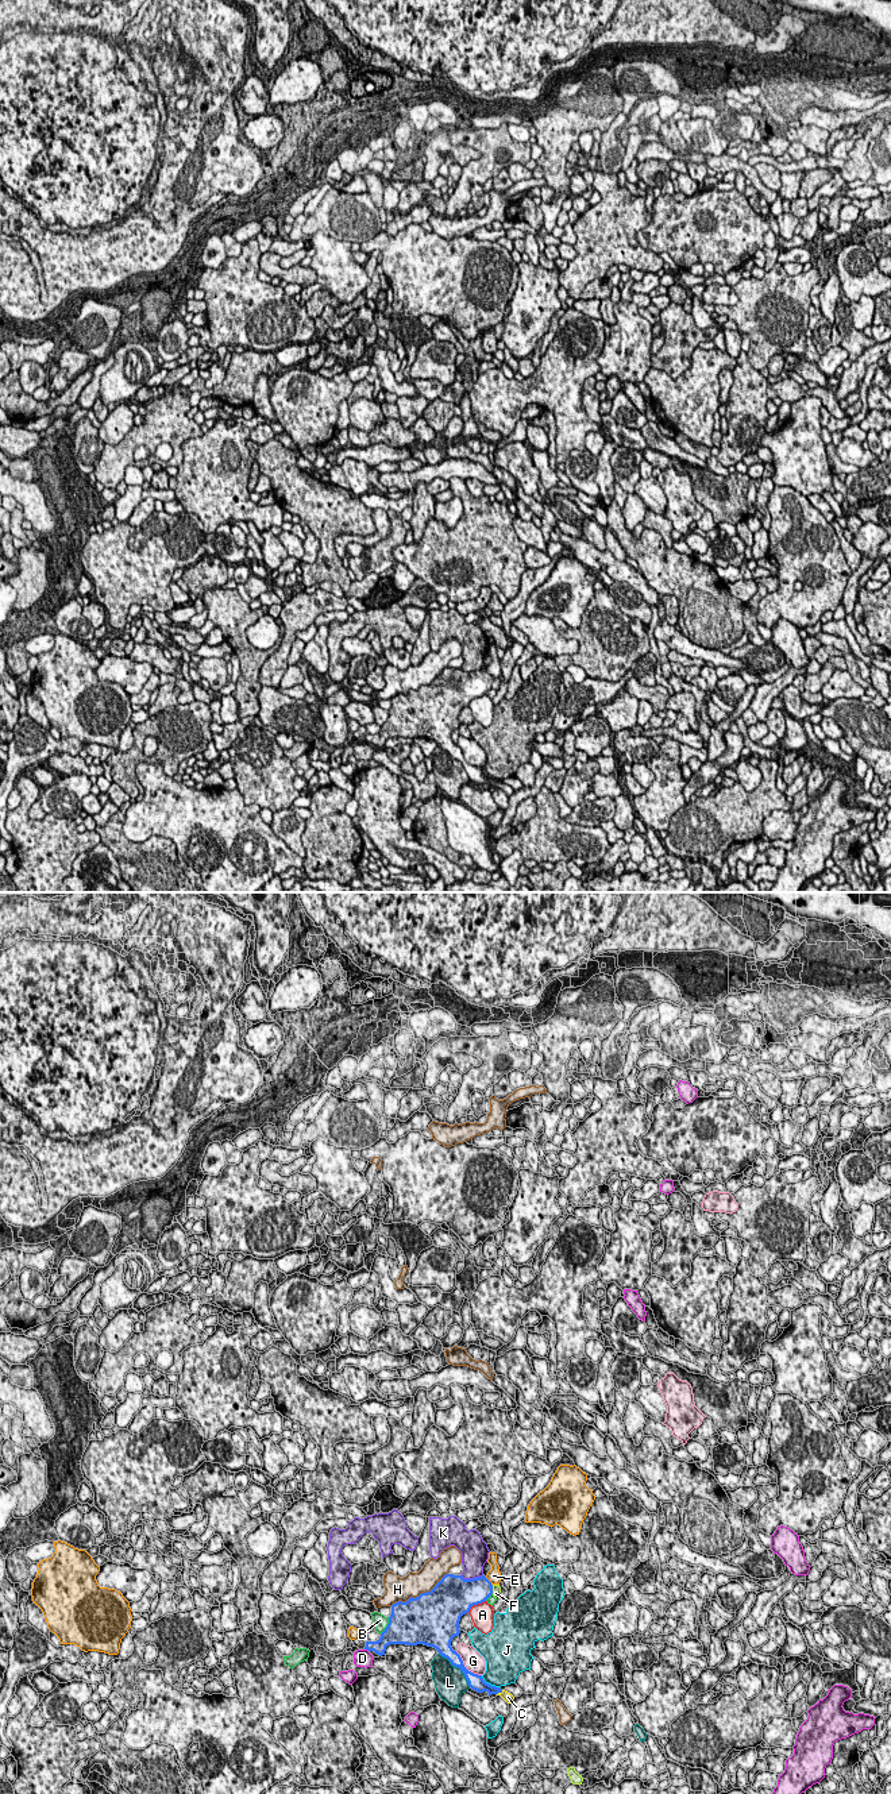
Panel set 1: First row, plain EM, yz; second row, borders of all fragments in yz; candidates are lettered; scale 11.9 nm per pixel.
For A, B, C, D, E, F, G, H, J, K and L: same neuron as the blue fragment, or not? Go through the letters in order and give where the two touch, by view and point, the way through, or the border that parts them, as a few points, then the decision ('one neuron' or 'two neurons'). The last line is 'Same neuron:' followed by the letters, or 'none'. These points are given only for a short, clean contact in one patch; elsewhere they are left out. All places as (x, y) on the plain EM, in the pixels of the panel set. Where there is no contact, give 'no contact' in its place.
A: contact yz (475, 697); two neurons
B: contact yz (388, 718); two neurons
C: contact yz (500, 784); way yz (479, 779), (500, 784), (508, 790); one neuron
D: contact yz (366, 741); two neurons
E: contact yz (489, 674); two neurons
F: contact yz (492, 682); two neurons
G: contact yz (465, 760); two neurons
H: contact yz (420, 687); two neurons
J: contact yz (488, 776); border yz (481, 768), (486, 775), (498, 780); two neurons
K: contact yz (473, 671); two neurons
L: contact yz (458, 759); two neurons
Same neuron: C

